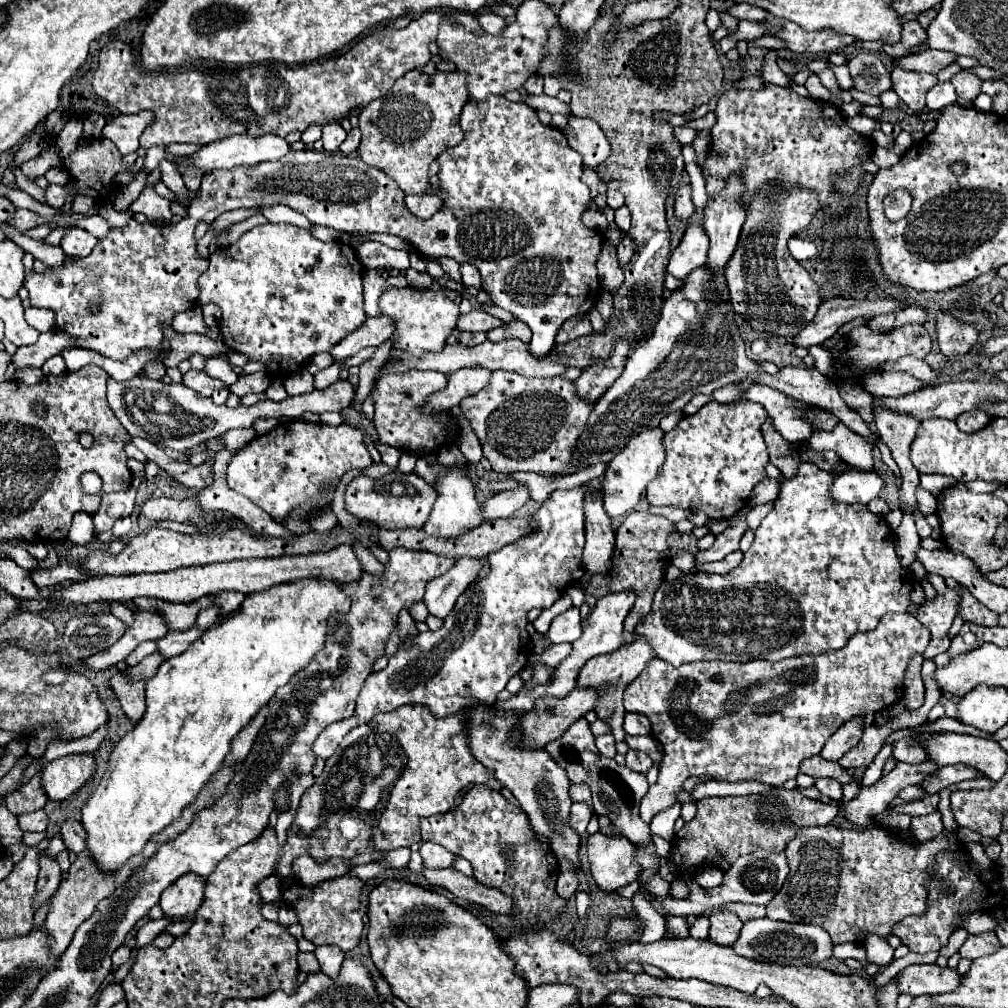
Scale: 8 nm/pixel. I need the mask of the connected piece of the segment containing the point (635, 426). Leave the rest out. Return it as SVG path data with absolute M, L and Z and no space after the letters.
M701 266L683 282L679 290L665 298L661 318L653 334L637 344L627 358L623 374L595 402L585 432L577 438L569 466L581 470L599 462L607 464L621 450L621 446L633 438L633 434L639 434L649 426L657 426L665 414L681 410L695 394L711 394L713 390L729 384L743 384L747 378L775 388L795 400L833 412L847 428L867 438L871 446L877 446L873 430L853 408L845 404L833 380L827 380L827 376L815 368L787 366L775 376L763 374L757 368L757 362L747 358L743 338L735 324L735 312L729 306L727 282L725 278L709 278L709 274L705 274L705 266Z

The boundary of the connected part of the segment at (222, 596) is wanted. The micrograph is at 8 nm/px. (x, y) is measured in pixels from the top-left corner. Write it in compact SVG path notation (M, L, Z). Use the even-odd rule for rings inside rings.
M219 592L215 604L221 608L221 614L223 614L223 612L237 610L243 600L245 600L245 594L241 594L241 592Z

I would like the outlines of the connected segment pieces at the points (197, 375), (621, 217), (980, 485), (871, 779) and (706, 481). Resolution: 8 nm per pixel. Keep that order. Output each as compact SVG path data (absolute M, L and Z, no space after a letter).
M189 370L183 376L183 384L197 390L199 394L205 394L205 396L211 396L213 390L217 390L217 388L227 388L227 384L223 380L211 378L205 372L197 372L197 370Z
M621 206L615 210L615 224L623 230L623 232L629 232L629 224L631 224L631 212L627 206Z
M973 480L973 482L967 482L965 486L971 492L993 492L993 490L1001 488L999 484L989 484L989 482L983 482L983 480Z
M883 744L879 754L875 756L875 760L867 766L867 770L863 774L863 780L861 780L861 788L869 788L881 778L881 770L883 770L887 758L891 758L891 752L893 752L893 744Z
M715 400L707 402L697 414L683 416L681 422L665 434L665 464L659 478L647 486L647 502L651 506L669 506L679 510L701 510L711 520L727 520L737 514L749 500L751 490L757 482L765 478L765 464L769 462L767 446L761 438L761 424L765 422L763 406L753 402L729 402L719 404Z

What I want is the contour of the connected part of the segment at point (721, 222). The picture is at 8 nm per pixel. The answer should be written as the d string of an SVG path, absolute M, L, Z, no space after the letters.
M733 176L733 178L729 178L729 182L725 184L723 192L717 198L709 198L709 204L705 208L705 224L703 226L705 226L705 232L711 240L711 248L709 248L709 256L707 256L705 266L711 274L721 274L727 268L727 264L729 264L735 248L737 248L741 226L745 222L745 210L739 204L743 190L745 190L745 186L741 184L741 180L737 176Z

